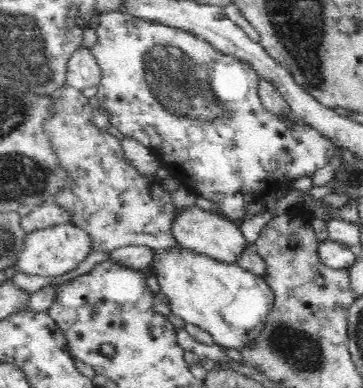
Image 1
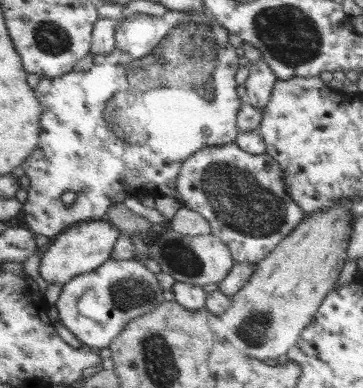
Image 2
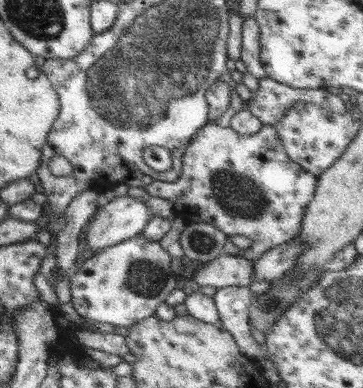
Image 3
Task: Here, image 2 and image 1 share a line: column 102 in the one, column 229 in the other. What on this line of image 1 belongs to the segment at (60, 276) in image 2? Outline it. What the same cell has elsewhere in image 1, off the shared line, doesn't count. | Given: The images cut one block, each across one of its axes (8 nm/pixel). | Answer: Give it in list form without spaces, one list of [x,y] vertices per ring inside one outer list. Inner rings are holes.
[[[190,206],[186,212],[182,212],[176,218],[174,232],[176,232],[176,238],[178,238],[178,242],[182,244],[184,250],[190,250],[192,254],[200,254],[200,256],[212,258],[214,262],[222,262],[226,266],[240,264],[240,258],[244,258],[244,254],[248,252],[248,248],[254,248],[254,244],[248,242],[244,238],[244,234],[240,232],[240,224],[238,222],[220,218],[220,216],[204,212],[204,210],[200,212],[194,206]]]

